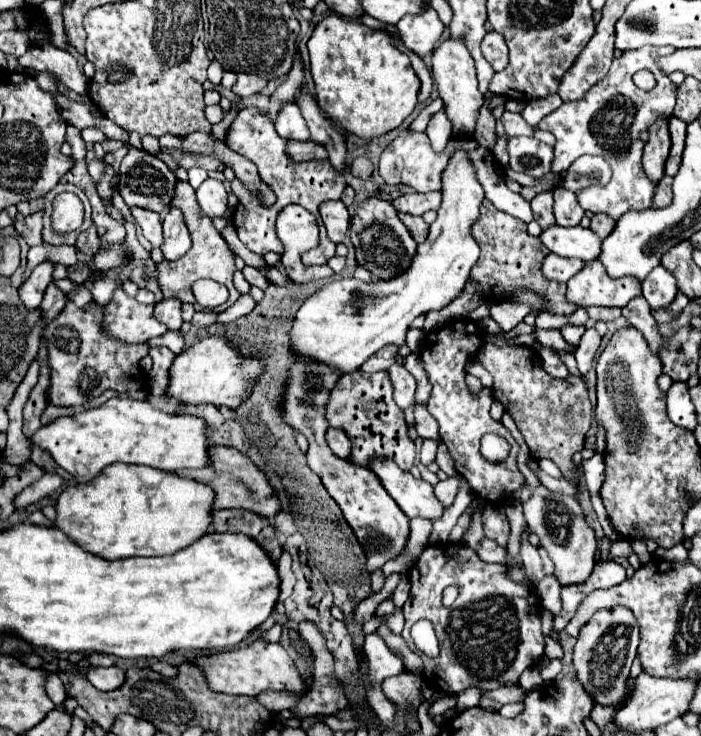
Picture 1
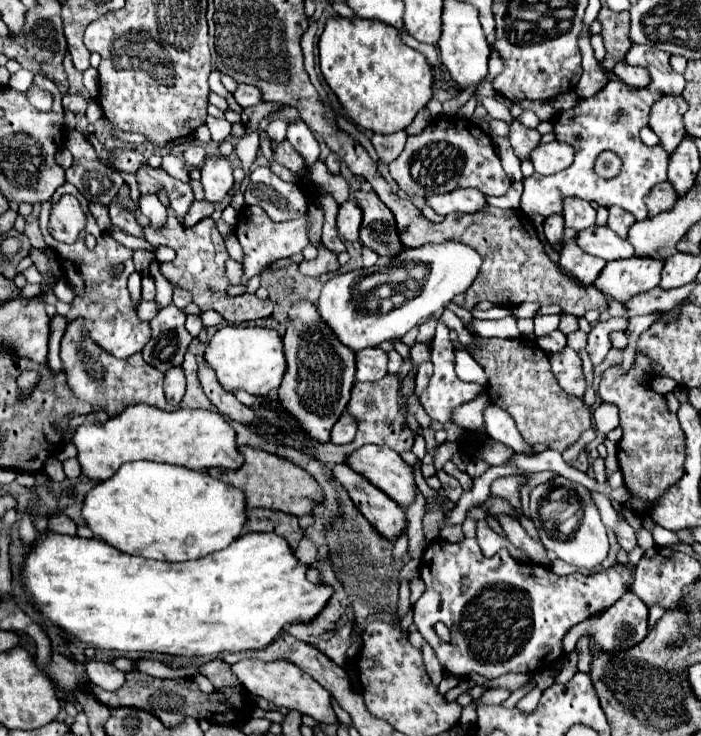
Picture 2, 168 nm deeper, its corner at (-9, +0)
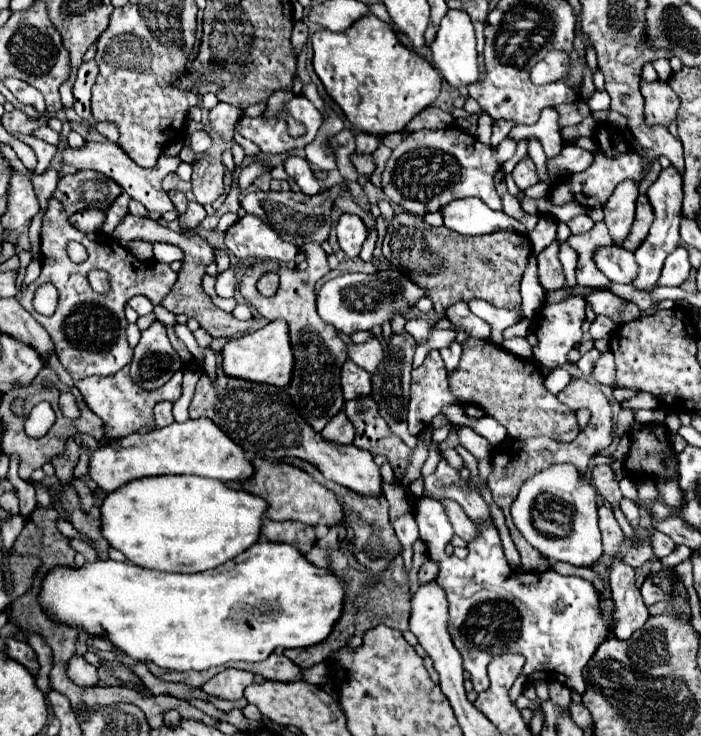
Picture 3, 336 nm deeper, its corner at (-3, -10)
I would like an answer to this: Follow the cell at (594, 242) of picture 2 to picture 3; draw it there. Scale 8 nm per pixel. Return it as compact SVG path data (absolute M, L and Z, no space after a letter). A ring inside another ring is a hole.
M600 246L594 252L596 266L612 280L620 284L630 284L632 276L636 276L636 260L634 254L626 248L614 246Z

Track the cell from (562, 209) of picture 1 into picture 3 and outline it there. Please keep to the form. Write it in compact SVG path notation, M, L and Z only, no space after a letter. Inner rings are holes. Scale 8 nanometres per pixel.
M580 214L580 216L576 216L576 218L572 218L572 220L568 222L568 228L572 230L572 234L584 234L584 232L588 232L592 226L594 226L594 222L592 222L592 218L586 216L586 214Z

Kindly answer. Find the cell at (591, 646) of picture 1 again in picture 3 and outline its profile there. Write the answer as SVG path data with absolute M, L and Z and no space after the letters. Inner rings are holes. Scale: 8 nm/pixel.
M616 560L610 564L610 588L612 588L612 602L614 602L614 626L610 634L618 640L630 640L630 636L646 624L650 618L640 590L634 584L634 570L632 566Z

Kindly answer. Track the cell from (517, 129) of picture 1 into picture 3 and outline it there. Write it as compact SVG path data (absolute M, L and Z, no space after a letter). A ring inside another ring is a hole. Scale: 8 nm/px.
M530 156L522 158L522 160L516 164L516 168L512 170L512 176L514 176L514 182L518 184L520 192L522 192L524 188L536 184L536 182L538 182L538 174L536 174L536 166L534 166L532 158L530 158Z

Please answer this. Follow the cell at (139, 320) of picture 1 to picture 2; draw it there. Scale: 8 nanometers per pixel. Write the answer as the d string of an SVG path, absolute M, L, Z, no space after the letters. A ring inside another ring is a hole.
M66 182L62 184L56 192L54 192L54 198L50 202L44 202L42 204L42 210L40 210L40 232L44 236L44 242L46 246L50 246L56 254L58 254L58 260L60 260L60 266L64 270L64 280L72 286L72 292L74 292L74 300L70 302L72 304L72 310L64 316L66 322L70 324L72 320L78 320L82 318L84 320L84 332L86 332L86 338L94 340L102 350L106 350L108 354L116 356L116 358L128 358L136 352L140 352L144 348L144 344L150 340L150 326L142 320L138 320L138 314L136 314L136 308L132 306L130 302L130 294L128 294L128 288L126 288L126 282L128 282L128 276L134 272L134 264L132 264L132 250L118 244L114 238L110 238L110 232L108 230L100 230L98 228L94 216L88 210L89 201L80 194L80 191L76 186ZM64 194L72 194L75 196L82 208L86 213L86 226L84 230L80 232L78 240L74 244L62 244L58 240L54 240L48 232L48 216L50 216L50 208L54 202L58 202ZM86 234L92 234L96 236L98 244L96 248L90 252L86 250L84 246L84 236ZM116 264L122 264L124 270L120 276L110 276L110 266L116 266Z

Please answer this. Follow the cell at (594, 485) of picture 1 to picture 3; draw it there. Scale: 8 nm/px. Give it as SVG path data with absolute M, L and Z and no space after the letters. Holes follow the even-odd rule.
M420 498L416 508L414 508L414 518L418 522L420 528L420 538L424 540L426 548L428 548L428 556L438 564L438 574L432 580L434 584L438 584L444 592L446 592L446 600L448 600L448 632L452 636L454 646L458 648L458 652L464 658L464 670L470 672L470 680L474 684L476 692L482 692L488 688L488 672L486 666L492 662L492 658L496 654L520 654L526 658L524 670L522 674L516 678L516 682L512 684L512 692L510 692L510 700L514 702L526 684L534 682L534 680L566 680L566 686L576 690L576 692L584 692L584 678L582 678L582 670L588 664L588 660L592 658L592 654L596 652L596 648L604 642L606 638L606 626L602 622L600 616L600 606L598 606L598 592L592 586L592 582L582 580L578 576L562 576L554 570L548 572L518 572L514 568L510 568L510 564L506 562L504 550L502 550L502 542L498 536L498 530L488 524L488 528L480 528L480 538L468 544L468 556L464 560L456 558L456 556L446 556L446 544L450 542L450 520L446 514L446 508L442 504L438 504L438 500L432 498Z

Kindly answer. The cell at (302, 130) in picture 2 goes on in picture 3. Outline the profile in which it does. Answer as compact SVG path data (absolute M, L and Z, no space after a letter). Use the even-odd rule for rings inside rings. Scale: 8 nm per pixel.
M292 154L292 156L288 156L284 160L284 168L296 180L296 184L300 186L300 190L304 194L318 194L320 192L318 180L314 178L314 174L312 174L310 164L306 162L306 158L298 158L298 156Z

